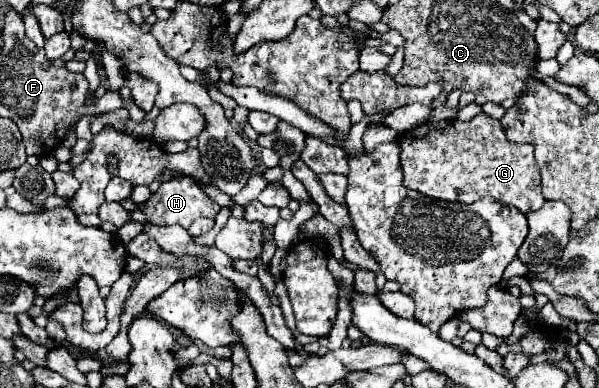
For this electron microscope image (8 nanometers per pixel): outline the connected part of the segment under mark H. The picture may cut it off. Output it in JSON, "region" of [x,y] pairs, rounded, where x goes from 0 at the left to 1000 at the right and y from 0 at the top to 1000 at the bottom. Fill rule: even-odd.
{"region":[[[295,454],[282,469],[272,469],[262,495],[242,521],[239,546],[249,557],[252,577],[285,582],[299,577],[316,588],[329,562],[359,562],[366,546],[366,526],[359,526],[339,485],[316,454]]]}

